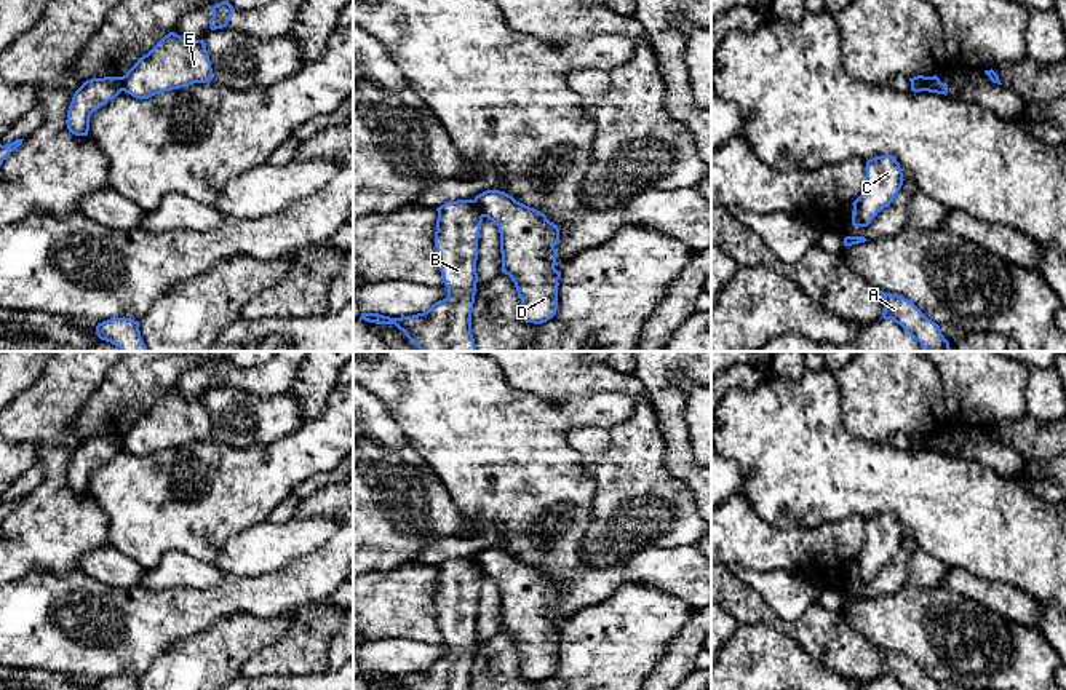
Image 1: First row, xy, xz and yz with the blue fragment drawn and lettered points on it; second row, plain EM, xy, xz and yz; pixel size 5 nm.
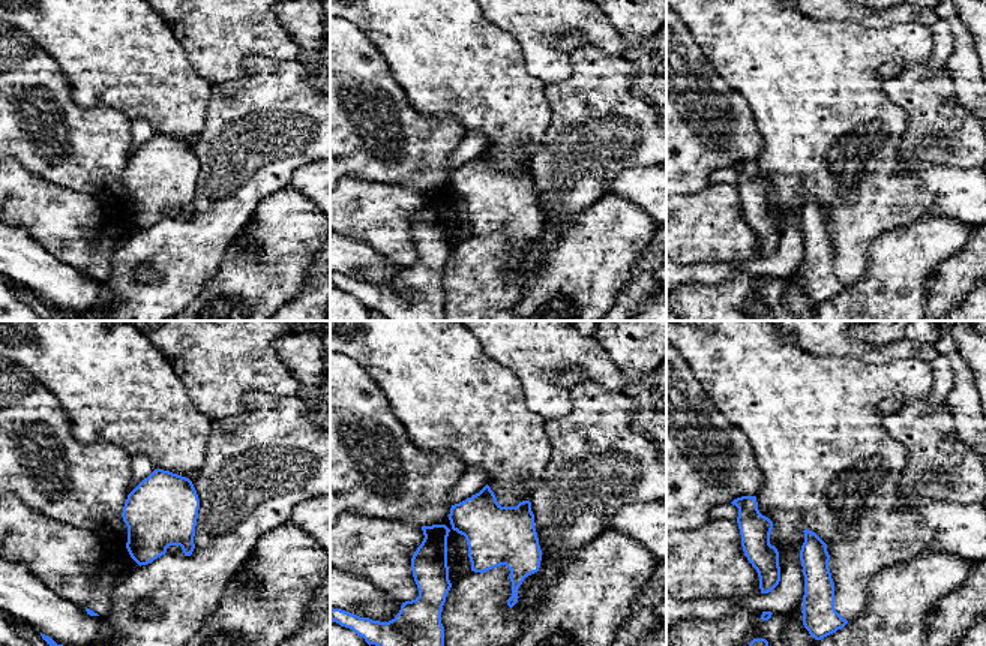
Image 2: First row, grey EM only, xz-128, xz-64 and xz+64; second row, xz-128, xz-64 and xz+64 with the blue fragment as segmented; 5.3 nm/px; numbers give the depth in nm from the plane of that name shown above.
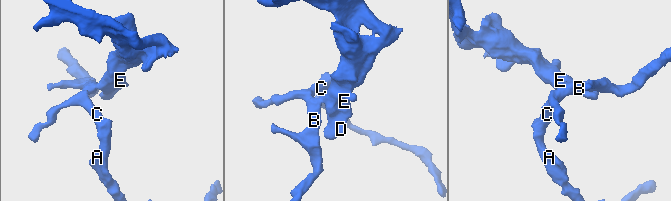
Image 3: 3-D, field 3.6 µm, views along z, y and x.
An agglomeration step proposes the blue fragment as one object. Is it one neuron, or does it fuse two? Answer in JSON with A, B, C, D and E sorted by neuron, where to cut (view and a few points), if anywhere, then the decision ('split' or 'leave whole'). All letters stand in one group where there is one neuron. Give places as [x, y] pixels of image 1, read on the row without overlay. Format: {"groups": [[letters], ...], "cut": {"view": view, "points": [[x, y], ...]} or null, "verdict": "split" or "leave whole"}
{"groups": [["A", "B", "C"], ["D", "E"]], "cut": {"view": "xz", "points": [[473, 558], [485, 574]]}, "verdict": "split"}

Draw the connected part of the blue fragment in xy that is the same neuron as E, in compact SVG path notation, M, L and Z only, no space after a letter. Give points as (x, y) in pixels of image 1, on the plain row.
M169 390L147 412L121 434L123 449L136 457L149 457L155 452L206 441L213 438L211 418L205 398L184 398L181 393Z

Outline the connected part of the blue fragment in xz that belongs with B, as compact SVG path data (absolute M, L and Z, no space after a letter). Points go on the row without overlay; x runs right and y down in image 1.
M475 557L447 559L436 569L435 605L447 655L412 674L361 671L361 677L395 682L403 690L471 690L471 666L478 640L478 596L484 572Z

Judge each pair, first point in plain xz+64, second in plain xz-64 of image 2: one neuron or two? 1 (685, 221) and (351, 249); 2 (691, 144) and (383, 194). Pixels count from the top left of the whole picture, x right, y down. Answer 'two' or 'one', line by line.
1: two
2: two

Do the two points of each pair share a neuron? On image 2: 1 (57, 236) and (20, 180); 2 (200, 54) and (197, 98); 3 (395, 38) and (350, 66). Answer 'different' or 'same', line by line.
1: same
2: different
3: different

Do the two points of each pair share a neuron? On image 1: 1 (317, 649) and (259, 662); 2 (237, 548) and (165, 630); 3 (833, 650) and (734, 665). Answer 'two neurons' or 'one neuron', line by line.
1: one neuron
2: two neurons
3: two neurons

